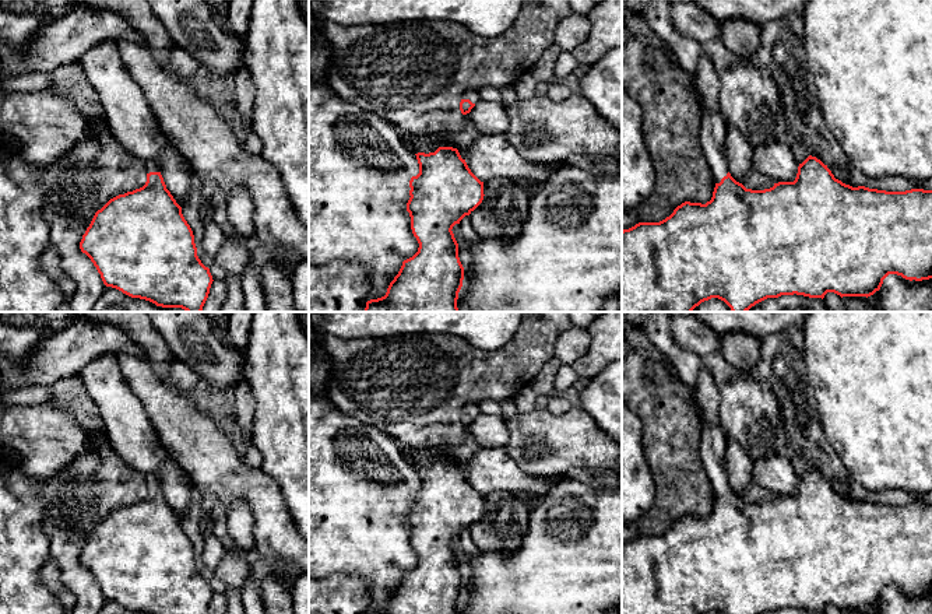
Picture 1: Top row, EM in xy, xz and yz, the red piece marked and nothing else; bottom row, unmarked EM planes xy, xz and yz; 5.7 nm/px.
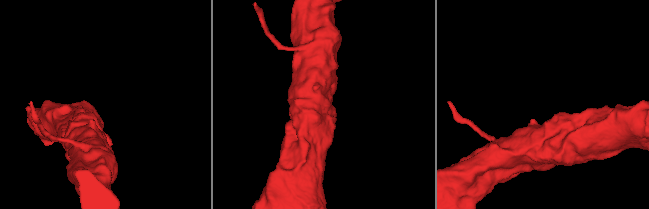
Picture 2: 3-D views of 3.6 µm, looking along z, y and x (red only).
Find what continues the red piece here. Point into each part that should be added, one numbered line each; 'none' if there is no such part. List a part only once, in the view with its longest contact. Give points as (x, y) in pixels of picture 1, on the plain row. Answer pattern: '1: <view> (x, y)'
1: yz (713, 446)

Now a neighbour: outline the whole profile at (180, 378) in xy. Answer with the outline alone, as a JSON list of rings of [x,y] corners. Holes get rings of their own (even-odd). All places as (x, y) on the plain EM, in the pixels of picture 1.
[[[179,359],[170,362],[168,380],[170,387],[179,393],[194,393],[201,390],[201,378],[193,372],[187,364]]]

